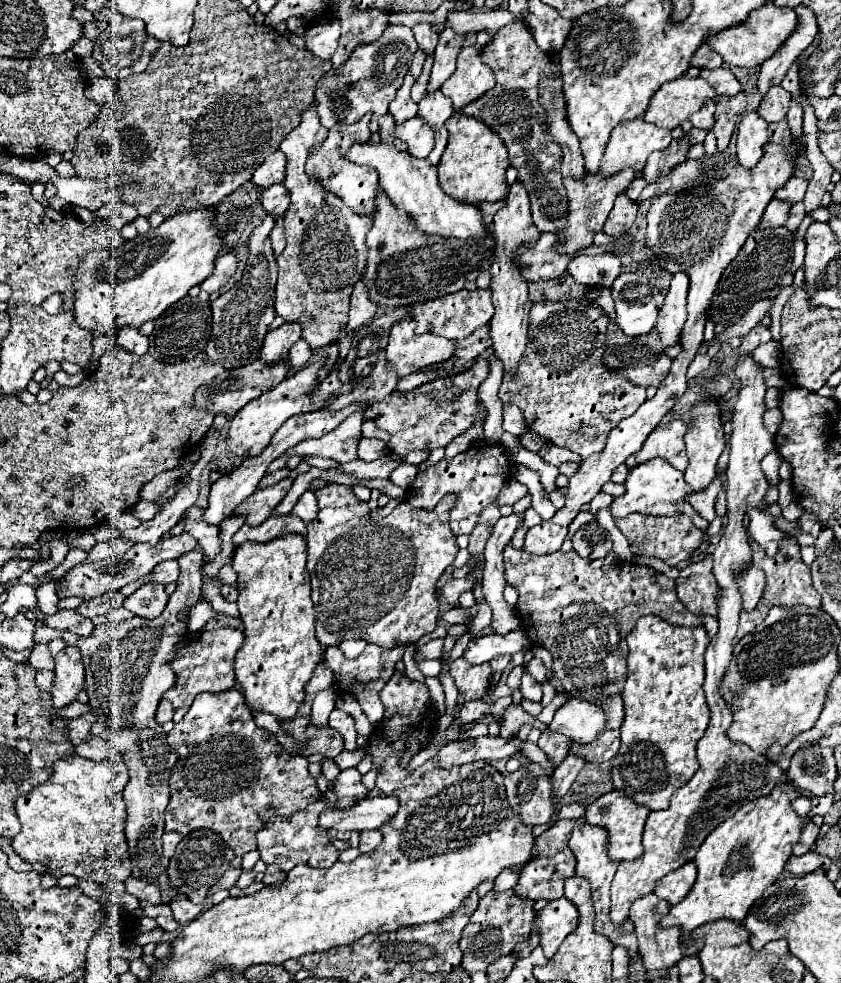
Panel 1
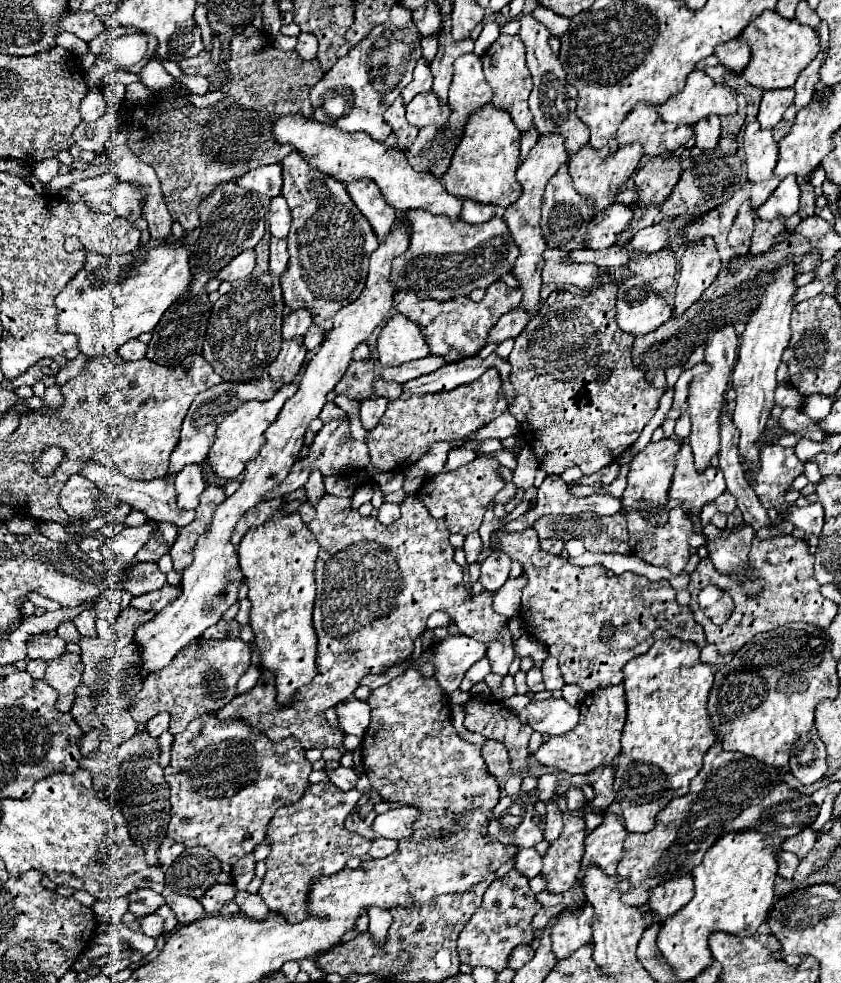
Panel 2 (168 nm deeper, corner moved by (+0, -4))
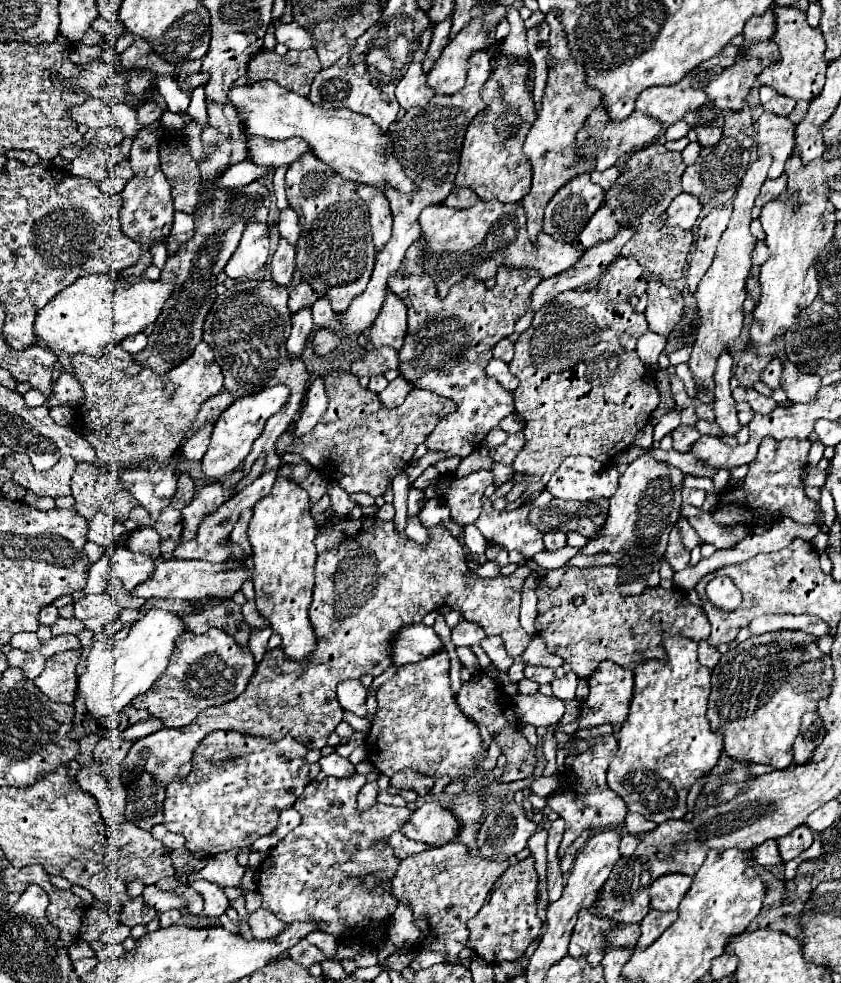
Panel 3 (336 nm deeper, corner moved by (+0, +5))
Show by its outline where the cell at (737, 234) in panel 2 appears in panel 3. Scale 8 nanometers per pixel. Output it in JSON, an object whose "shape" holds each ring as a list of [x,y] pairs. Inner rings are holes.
{"shape":[[[759,154],[757,160],[745,172],[741,186],[735,194],[735,210],[733,210],[729,228],[723,232],[721,244],[717,248],[717,256],[715,256],[711,268],[707,270],[707,274],[703,276],[703,280],[699,282],[697,292],[695,292],[701,326],[697,330],[697,340],[693,344],[689,368],[695,378],[695,384],[697,386],[703,384],[709,392],[713,390],[713,368],[717,364],[717,354],[721,354],[721,348],[729,348],[739,338],[739,332],[743,326],[743,302],[747,298],[745,282],[747,282],[749,270],[751,270],[751,252],[755,250],[755,244],[757,244],[755,236],[749,232],[751,210],[753,210],[757,192],[761,190],[763,182],[767,180],[767,170],[769,170],[771,162],[773,162],[771,154]]]}

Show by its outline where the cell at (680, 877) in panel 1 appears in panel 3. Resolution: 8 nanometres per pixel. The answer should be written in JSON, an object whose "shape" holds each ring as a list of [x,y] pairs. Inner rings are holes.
{"shape":[[[667,874],[655,880],[649,886],[649,896],[651,896],[651,908],[659,912],[669,912],[677,910],[679,902],[687,894],[693,878],[685,874]]]}

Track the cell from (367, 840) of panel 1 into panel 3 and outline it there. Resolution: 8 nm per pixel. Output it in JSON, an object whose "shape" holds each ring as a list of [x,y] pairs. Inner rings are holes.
{"shape":[[[395,832],[395,834],[389,838],[389,846],[397,852],[399,858],[409,858],[409,856],[413,856],[413,854],[419,854],[419,852],[431,848],[429,844],[409,840],[403,832]]]}

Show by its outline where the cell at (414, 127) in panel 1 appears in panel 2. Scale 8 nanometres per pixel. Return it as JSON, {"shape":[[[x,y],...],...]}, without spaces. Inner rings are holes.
{"shape":[[[431,91],[417,95],[407,105],[407,121],[409,125],[423,129],[423,127],[443,127],[449,117],[449,107],[437,105],[437,97],[433,97]]]}

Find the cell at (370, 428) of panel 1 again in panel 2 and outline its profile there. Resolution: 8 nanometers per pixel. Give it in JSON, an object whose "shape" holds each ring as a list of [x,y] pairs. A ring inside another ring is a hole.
{"shape":[[[379,399],[379,401],[363,401],[361,407],[359,407],[359,417],[361,417],[361,423],[363,423],[363,429],[369,431],[369,429],[375,429],[379,417],[385,413],[385,407],[387,407],[387,399]]]}

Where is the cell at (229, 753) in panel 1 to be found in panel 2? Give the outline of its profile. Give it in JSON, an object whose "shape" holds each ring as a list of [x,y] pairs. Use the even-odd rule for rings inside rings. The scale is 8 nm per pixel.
{"shape":[[[215,713],[197,715],[183,733],[173,739],[171,763],[165,767],[165,779],[171,787],[171,821],[167,837],[185,847],[207,847],[221,863],[235,865],[249,855],[263,839],[265,827],[279,807],[297,803],[307,787],[311,763],[305,759],[305,749],[293,737],[271,741],[265,733],[253,729],[243,719],[221,721]]]}

